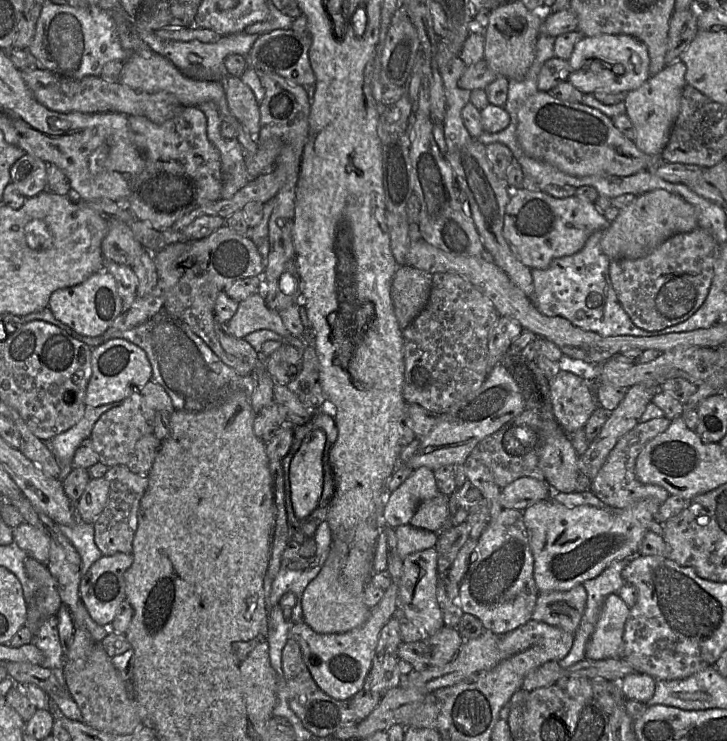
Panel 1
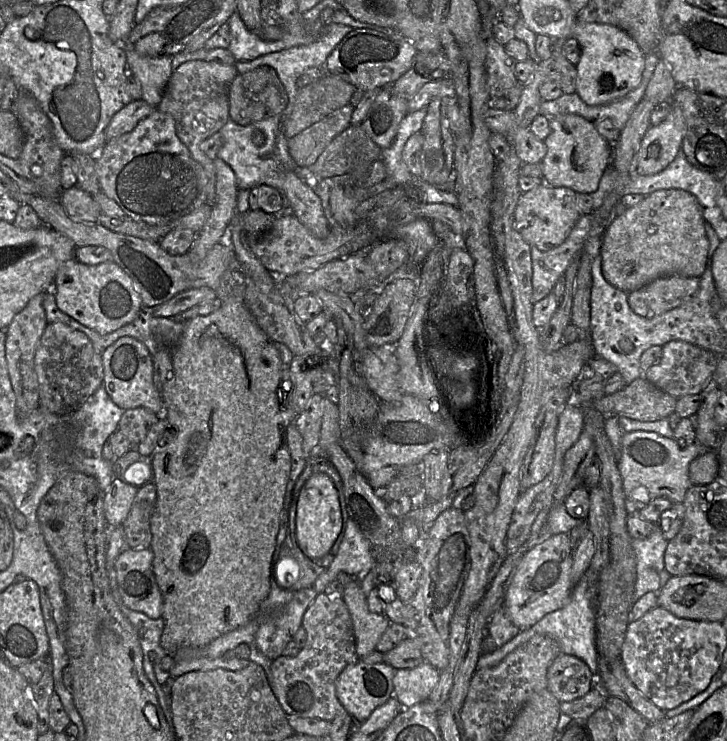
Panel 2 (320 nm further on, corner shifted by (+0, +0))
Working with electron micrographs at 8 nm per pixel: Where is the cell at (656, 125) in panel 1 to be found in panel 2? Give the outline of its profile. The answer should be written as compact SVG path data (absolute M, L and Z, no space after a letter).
M672 104L665 120L649 127L644 134L638 154L637 172L653 175L664 170L682 149L685 132L682 110Z

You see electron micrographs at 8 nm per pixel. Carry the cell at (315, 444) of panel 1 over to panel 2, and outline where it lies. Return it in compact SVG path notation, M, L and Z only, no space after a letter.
M313 473L301 488L297 500L297 544L306 557L311 560L320 559L330 552L341 529L340 501L334 483L326 473Z

